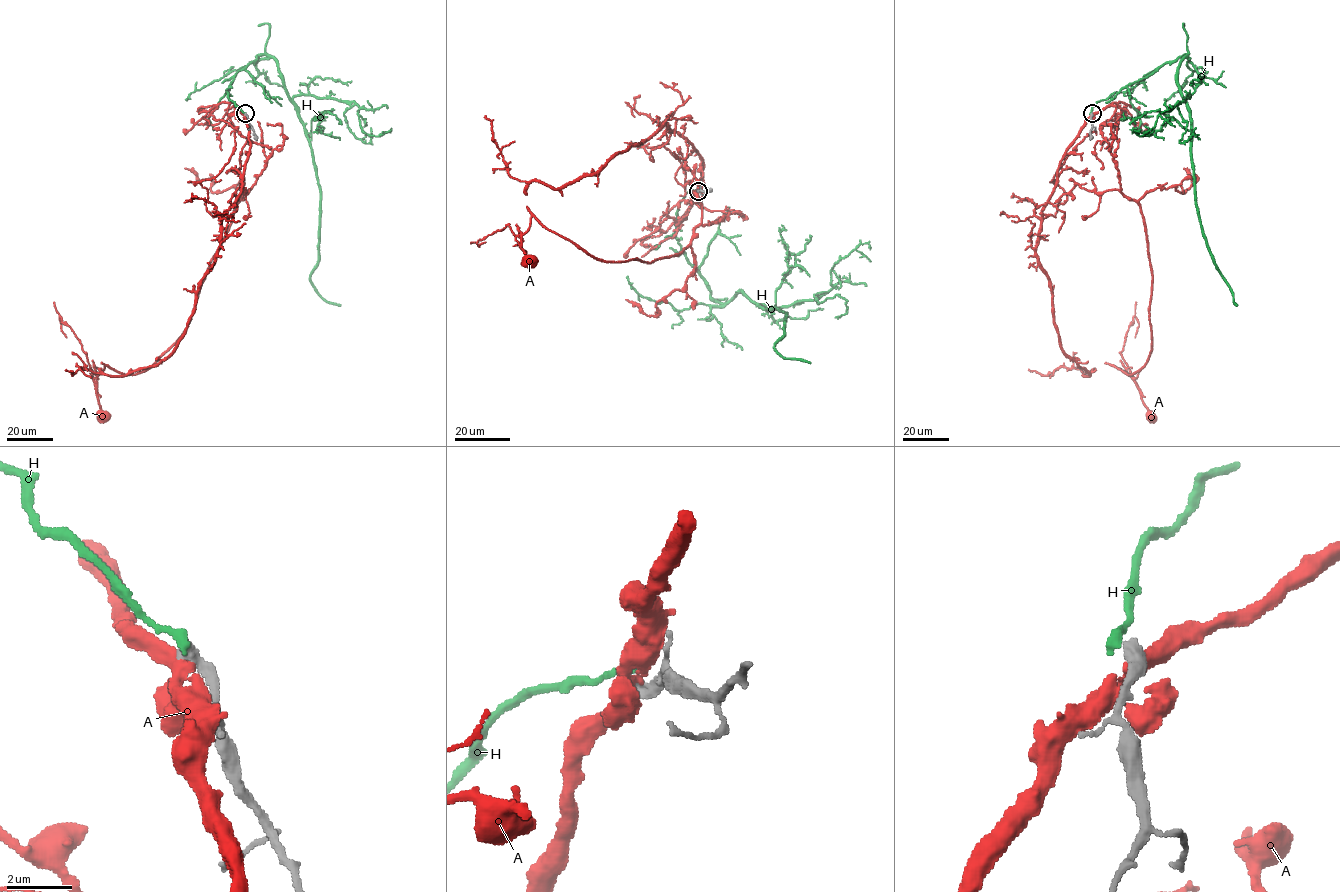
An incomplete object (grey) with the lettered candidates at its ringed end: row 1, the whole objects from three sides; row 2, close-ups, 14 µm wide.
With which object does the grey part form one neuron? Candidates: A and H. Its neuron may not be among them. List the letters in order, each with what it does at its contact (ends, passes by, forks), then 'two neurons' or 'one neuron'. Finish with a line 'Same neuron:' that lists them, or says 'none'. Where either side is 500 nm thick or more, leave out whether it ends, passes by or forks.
A: it passes by | two neurons
H: it ends | two neurons
Same neuron: none

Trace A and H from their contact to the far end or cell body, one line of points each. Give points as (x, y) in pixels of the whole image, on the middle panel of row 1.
A: (698, 191), (657, 229), (680, 201), (729, 213), (699, 225), (679, 254), (601, 261), (532, 215), (529, 261)
H: (697, 190), (680, 203), (675, 238), (710, 296), (727, 303), (741, 292), (783, 312), (774, 349), (810, 362)

